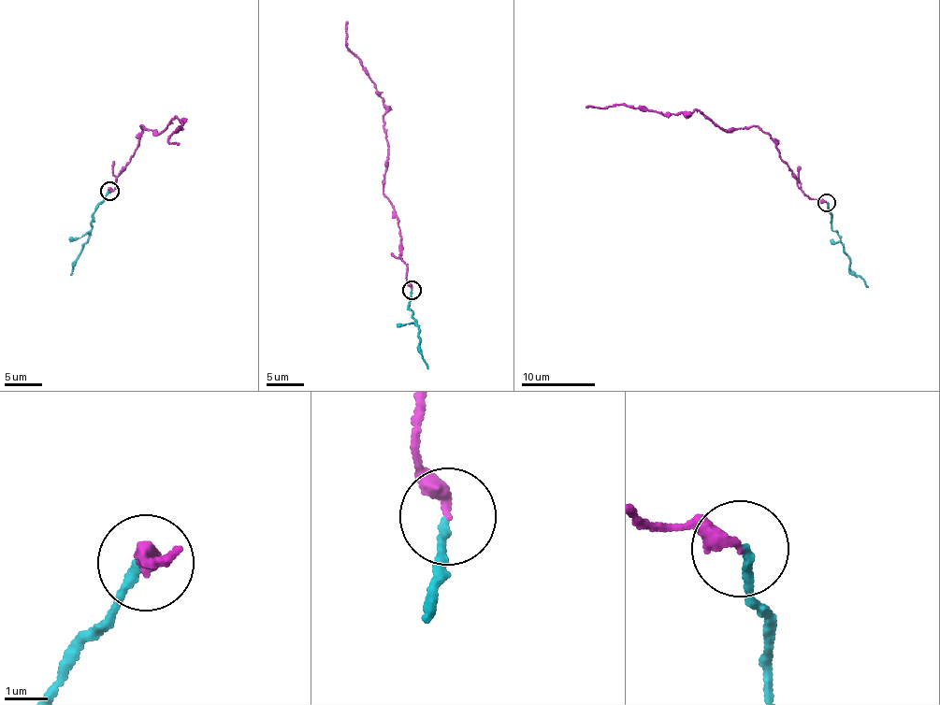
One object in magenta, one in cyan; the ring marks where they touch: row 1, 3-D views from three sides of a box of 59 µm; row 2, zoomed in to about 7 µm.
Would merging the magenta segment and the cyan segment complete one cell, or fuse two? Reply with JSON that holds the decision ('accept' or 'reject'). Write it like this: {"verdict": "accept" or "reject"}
{"verdict": "accept"}

